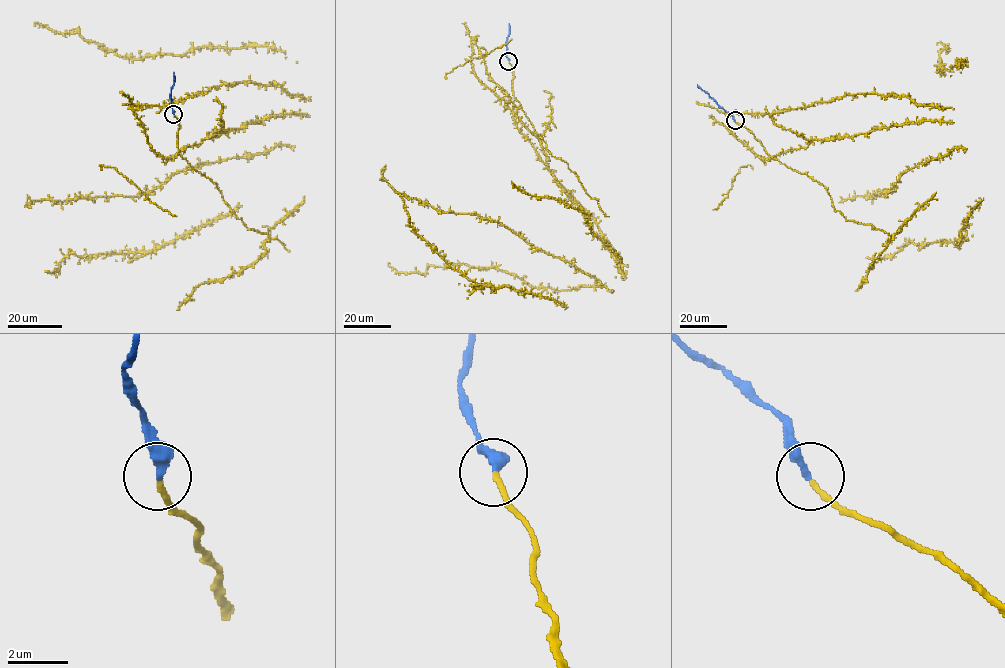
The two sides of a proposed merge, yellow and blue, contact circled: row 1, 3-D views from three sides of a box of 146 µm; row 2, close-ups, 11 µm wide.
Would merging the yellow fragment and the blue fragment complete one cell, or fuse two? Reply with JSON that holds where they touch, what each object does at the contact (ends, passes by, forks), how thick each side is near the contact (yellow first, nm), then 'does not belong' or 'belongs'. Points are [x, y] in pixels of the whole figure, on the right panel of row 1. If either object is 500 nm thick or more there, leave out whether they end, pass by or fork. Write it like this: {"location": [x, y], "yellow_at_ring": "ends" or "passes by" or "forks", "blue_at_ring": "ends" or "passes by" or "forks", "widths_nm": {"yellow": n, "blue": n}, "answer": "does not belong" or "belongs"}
{"location": [735, 120], "yellow_at_ring": "ends", "blue_at_ring": "ends", "widths_nm": {"yellow": 170, "blue": 320}, "answer": "belongs"}

